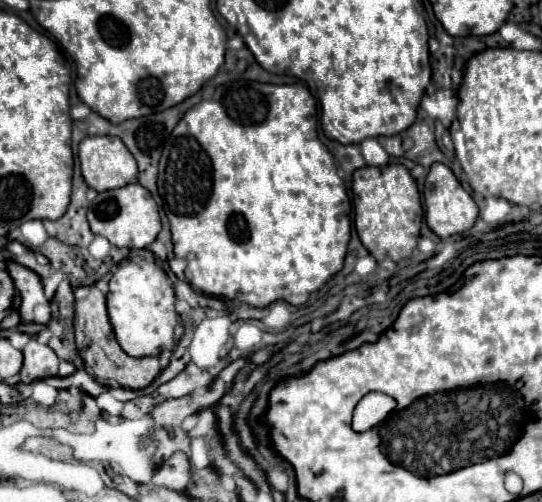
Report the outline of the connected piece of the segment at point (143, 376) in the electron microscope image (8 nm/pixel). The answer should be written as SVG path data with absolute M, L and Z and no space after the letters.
M91 287L89 295L85 299L81 299L81 301L75 303L75 323L85 333L85 347L93 355L91 369L93 369L93 375L99 381L103 381L103 379L115 379L121 387L143 389L143 387L147 387L159 375L161 367L159 367L157 357L139 357L139 359L135 359L135 357L129 357L119 347L119 343L115 341L115 335L113 335L113 327L111 327L109 317L107 317L105 295L97 287Z

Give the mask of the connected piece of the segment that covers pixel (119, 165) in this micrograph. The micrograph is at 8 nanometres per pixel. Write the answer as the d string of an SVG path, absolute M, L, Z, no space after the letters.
M85 137L79 143L81 175L95 191L129 185L137 177L137 163L119 137Z

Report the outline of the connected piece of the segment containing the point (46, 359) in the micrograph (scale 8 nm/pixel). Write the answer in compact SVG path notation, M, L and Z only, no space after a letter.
M31 339L23 347L23 357L25 359L23 359L23 367L21 367L21 373L19 373L23 383L33 383L37 379L57 375L59 359L53 353L53 349L49 349L47 345L41 345L35 339Z

